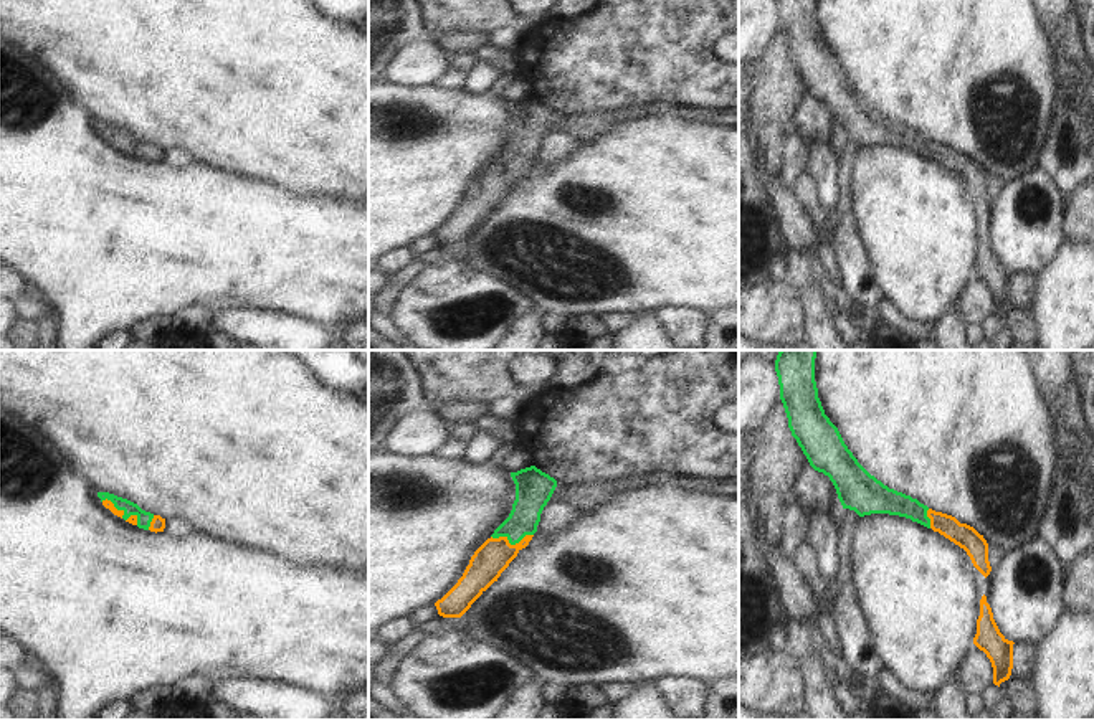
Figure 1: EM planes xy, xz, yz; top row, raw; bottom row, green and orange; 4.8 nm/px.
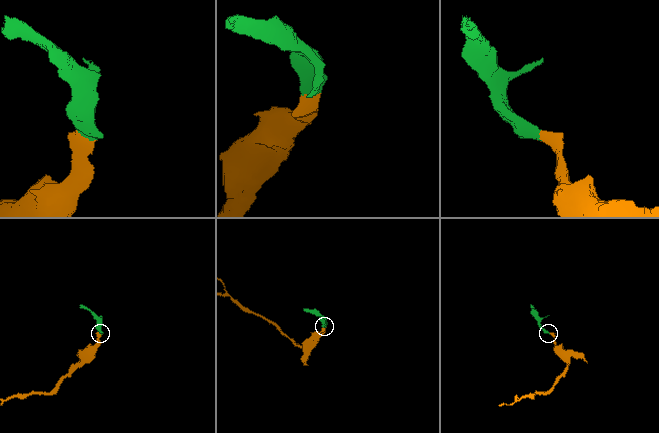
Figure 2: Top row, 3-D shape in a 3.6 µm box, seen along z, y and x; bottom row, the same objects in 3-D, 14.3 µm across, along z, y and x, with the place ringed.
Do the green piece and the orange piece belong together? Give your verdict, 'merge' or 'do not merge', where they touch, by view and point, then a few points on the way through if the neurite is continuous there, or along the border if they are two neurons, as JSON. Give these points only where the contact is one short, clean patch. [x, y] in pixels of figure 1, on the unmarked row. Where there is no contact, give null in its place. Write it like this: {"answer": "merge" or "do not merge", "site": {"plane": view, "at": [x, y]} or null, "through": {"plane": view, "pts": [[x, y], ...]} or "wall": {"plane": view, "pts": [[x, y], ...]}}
{"answer": "merge", "site": {"plane": "xz", "at": [511, 174]}, "through": {"plane": "xz", "pts": [[531, 127], [511, 174], [493, 187]]}}

